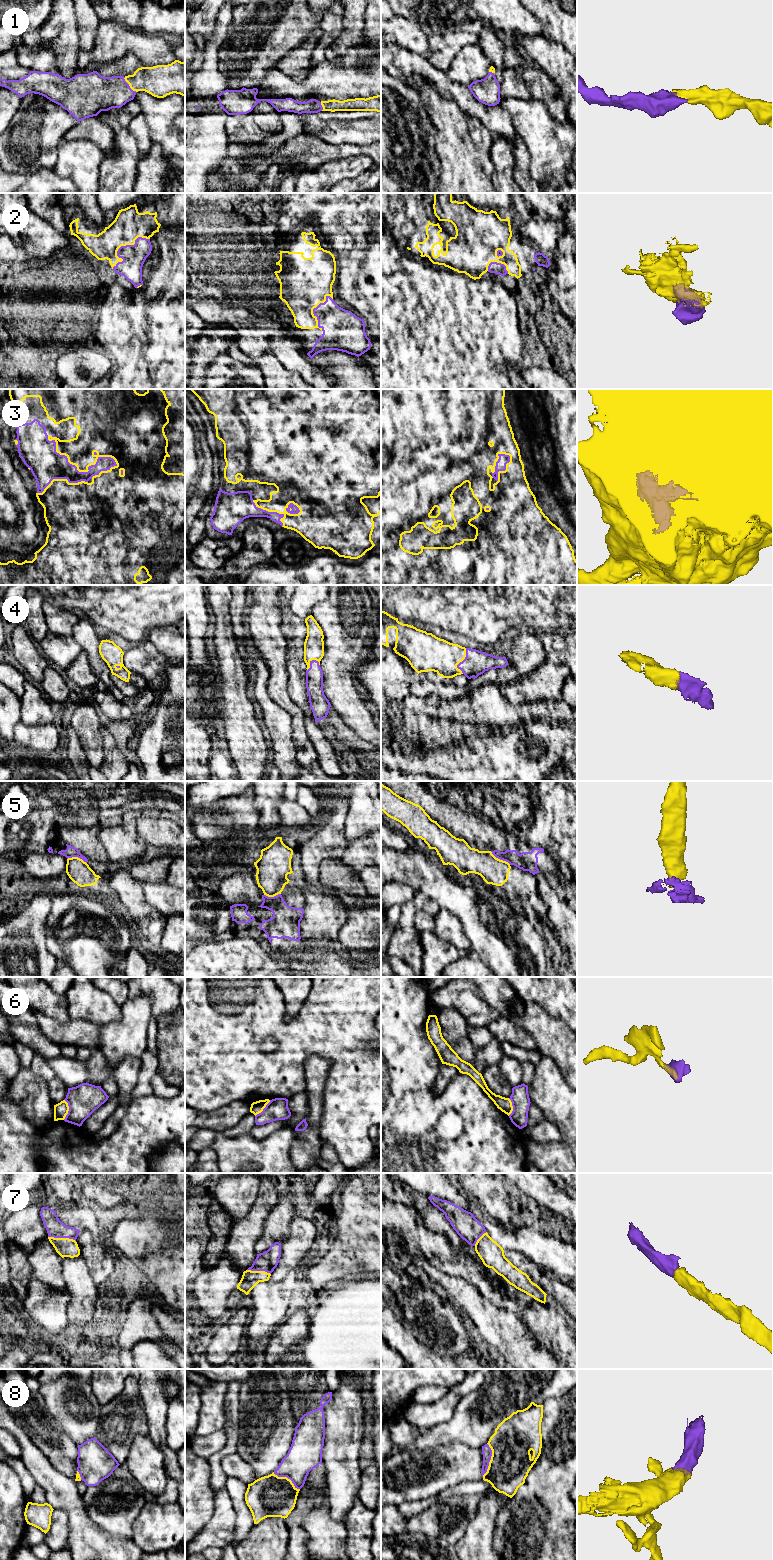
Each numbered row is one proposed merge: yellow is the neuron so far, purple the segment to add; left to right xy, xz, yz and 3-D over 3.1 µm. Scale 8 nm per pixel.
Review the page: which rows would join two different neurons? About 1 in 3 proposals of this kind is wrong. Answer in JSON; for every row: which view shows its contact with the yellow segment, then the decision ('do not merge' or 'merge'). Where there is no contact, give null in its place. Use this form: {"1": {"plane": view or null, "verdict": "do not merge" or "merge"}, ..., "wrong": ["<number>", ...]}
{"1": {"plane": "xy", "verdict": "merge"}, "2": {"plane": "xy", "verdict": "merge"}, "3": {"plane": "xy", "verdict": "merge"}, "4": {"plane": "yz", "verdict": "merge"}, "5": {"plane": "yz", "verdict": "do not merge"}, "6": {"plane": "xy", "verdict": "do not merge"}, "7": {"plane": "xy", "verdict": "merge"}, "8": {"plane": "yz", "verdict": "merge"}, "wrong": ["5", "6"]}

